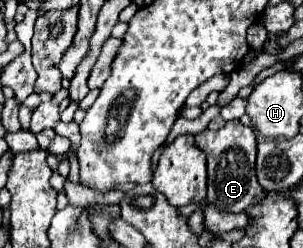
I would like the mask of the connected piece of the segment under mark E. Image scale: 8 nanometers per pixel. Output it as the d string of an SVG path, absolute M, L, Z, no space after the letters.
M229 120L217 132L201 132L195 136L197 146L207 154L207 172L209 172L209 192L207 202L221 212L243 212L249 206L255 206L265 198L263 188L257 182L255 172L251 172L251 162L257 158L257 138L249 126L243 126L239 120Z

